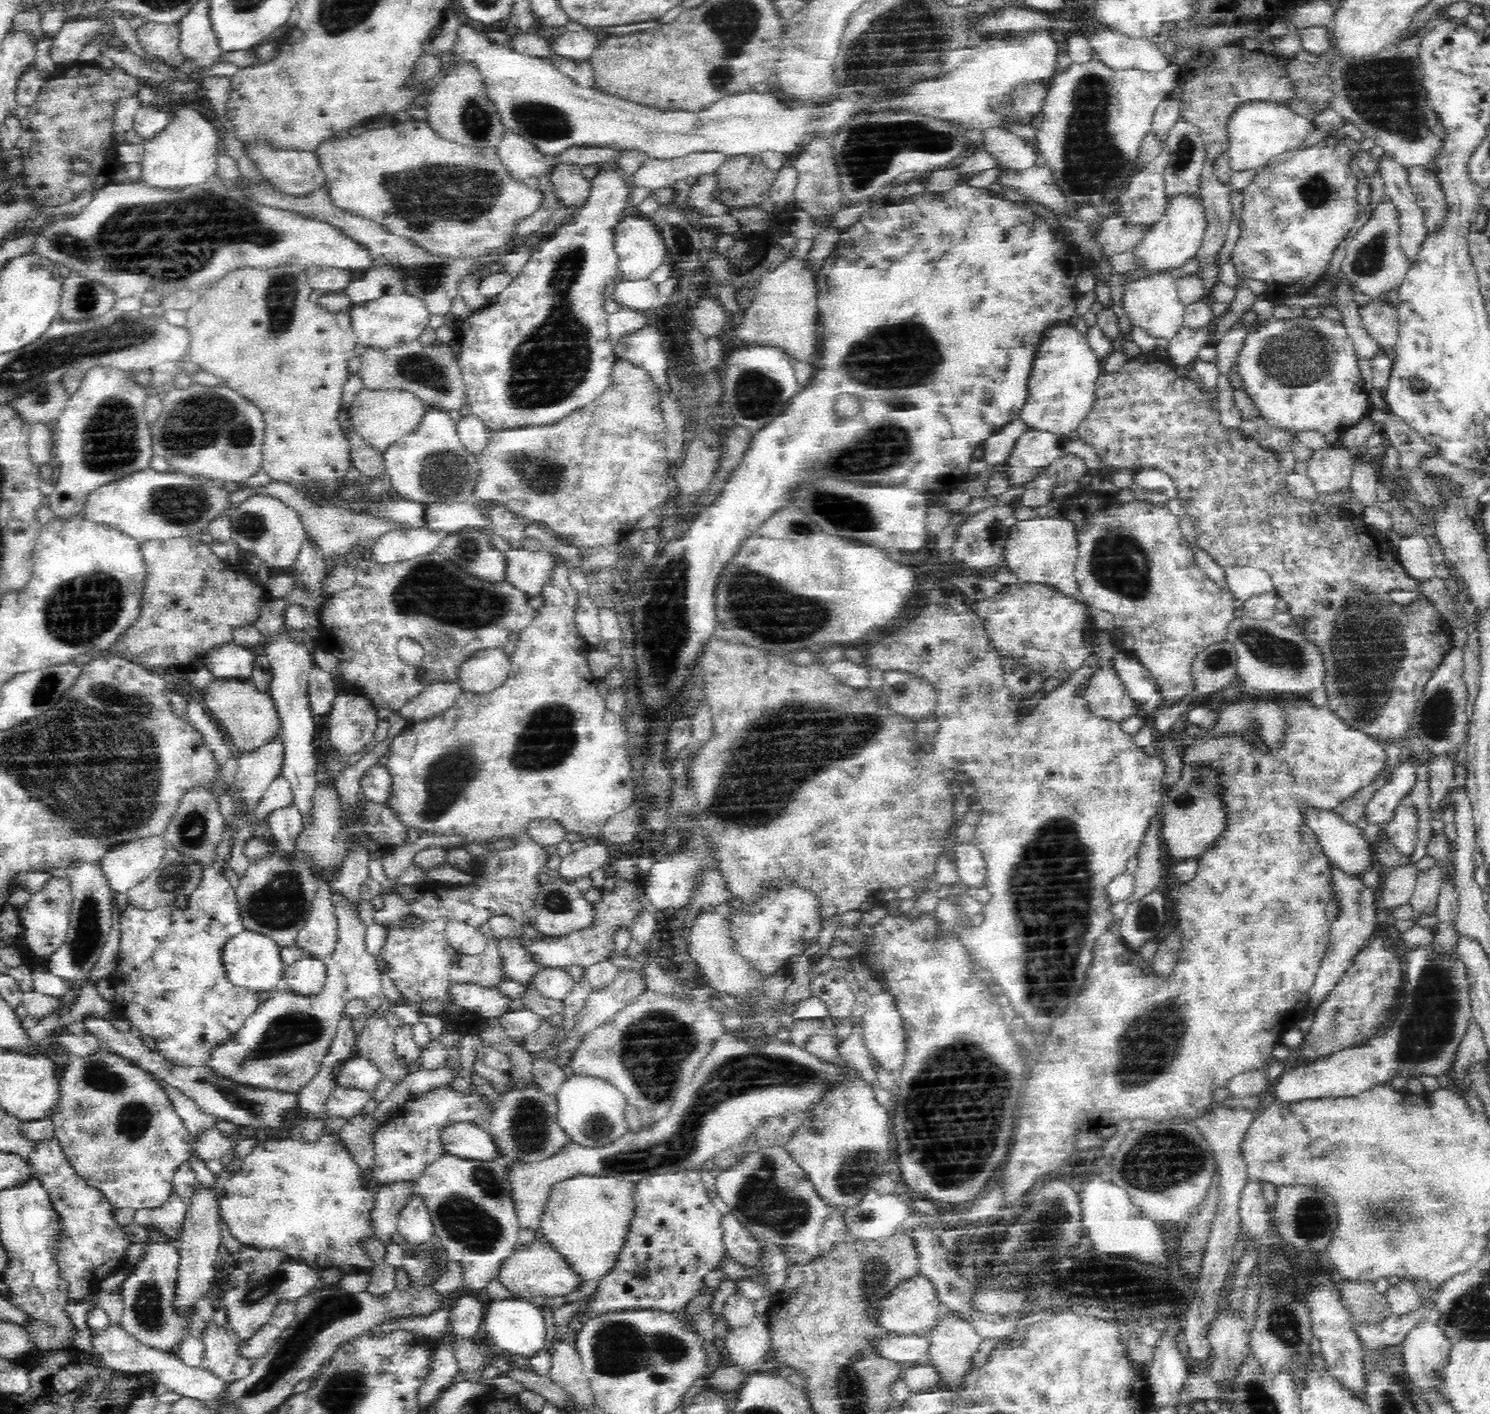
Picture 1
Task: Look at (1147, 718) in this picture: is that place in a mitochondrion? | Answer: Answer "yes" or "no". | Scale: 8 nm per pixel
no

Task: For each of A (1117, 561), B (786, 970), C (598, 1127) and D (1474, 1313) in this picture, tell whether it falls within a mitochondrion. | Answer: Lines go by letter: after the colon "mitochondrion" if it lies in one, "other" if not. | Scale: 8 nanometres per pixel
A: mitochondrion
B: other
C: mitochondrion
D: mitochondrion

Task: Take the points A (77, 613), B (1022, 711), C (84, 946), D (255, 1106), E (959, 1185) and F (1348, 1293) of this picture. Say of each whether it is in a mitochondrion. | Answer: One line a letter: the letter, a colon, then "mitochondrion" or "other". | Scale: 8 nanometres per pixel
A: mitochondrion
B: other
C: mitochondrion
D: mitochondrion
E: mitochondrion
F: other

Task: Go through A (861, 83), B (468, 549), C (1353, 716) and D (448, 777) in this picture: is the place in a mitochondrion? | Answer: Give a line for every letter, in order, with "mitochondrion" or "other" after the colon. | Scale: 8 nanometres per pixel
A: other
B: mitochondrion
C: mitochondrion
D: mitochondrion

